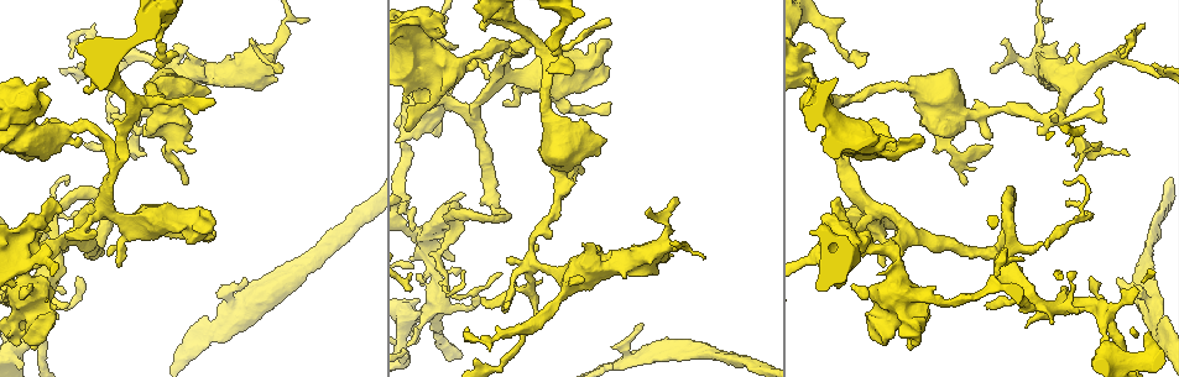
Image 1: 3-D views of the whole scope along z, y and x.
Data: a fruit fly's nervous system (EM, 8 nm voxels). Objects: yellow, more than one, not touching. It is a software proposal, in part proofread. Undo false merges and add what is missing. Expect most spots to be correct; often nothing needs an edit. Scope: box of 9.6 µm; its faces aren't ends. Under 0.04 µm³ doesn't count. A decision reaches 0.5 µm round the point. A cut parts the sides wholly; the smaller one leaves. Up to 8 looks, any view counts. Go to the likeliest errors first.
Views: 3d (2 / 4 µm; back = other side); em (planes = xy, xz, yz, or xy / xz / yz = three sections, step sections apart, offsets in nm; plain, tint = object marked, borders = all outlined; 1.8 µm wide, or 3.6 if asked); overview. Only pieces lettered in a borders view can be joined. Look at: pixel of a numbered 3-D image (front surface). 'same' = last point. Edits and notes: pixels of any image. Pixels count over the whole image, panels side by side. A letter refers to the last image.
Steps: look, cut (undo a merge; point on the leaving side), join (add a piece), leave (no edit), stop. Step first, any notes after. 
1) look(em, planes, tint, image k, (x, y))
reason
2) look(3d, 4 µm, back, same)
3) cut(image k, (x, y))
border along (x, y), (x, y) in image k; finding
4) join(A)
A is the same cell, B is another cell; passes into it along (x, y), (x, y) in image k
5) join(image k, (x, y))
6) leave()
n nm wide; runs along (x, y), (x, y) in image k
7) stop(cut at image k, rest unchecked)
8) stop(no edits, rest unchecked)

look(em, planes, plain, image 1, (237, 306))

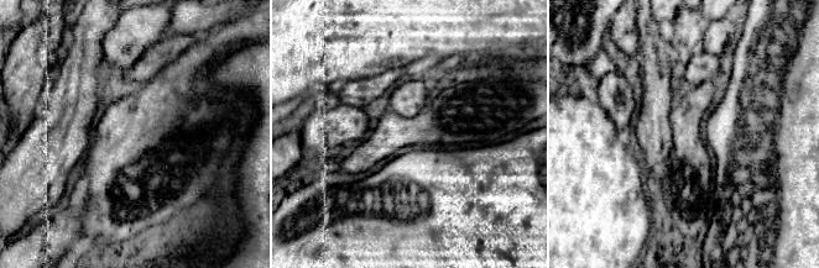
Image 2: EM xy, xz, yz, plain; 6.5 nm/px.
look(em, planes, borders, same)

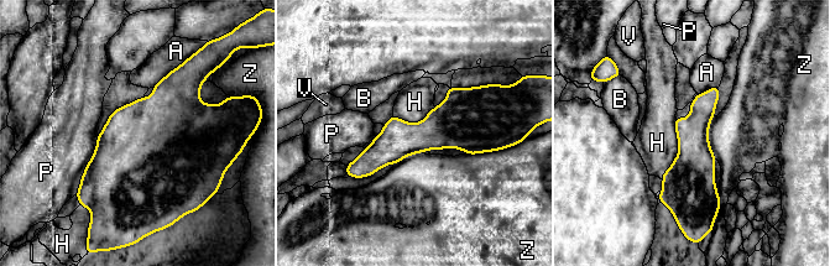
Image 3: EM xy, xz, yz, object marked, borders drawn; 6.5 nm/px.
leave()
260 nm wide; A, B, H, P, V and Z are other cells; border along (675, 118), (677, 156), (661, 178) in image 3; continuous, no second neuron

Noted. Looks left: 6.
look(em, planes, borders, image 1, (1104, 315))
calibre changes

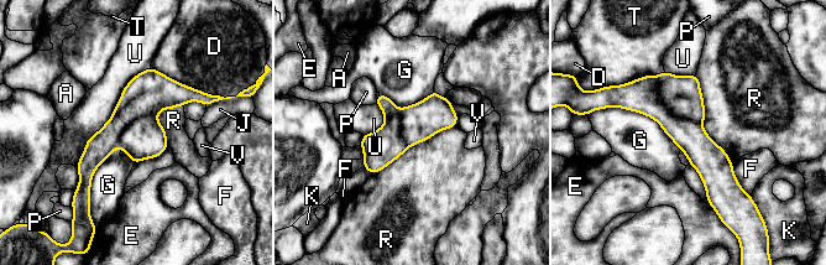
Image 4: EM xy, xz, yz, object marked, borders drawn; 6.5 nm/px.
leave()
A, D, E, F, G, J, K, P, R, T, U and V are other cells; border along (695, 74), (702, 129), (732, 162) in image 4; all the same neuron

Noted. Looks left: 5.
look(em, 3.6 µm, xz, step 8, tint, image 1, (18, 255))
calibre changes

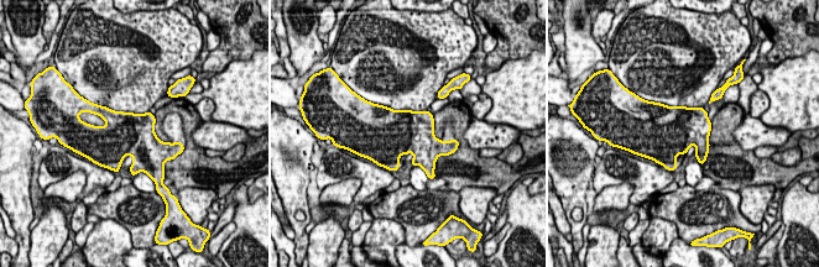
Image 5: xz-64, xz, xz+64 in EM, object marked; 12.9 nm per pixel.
look(em, 3.6 µm, planes, tint, same)
another direction

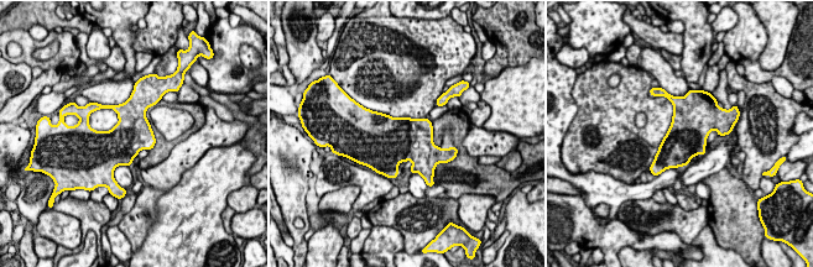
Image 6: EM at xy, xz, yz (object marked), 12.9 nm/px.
look(em, 3.6 µm, planes, borders, same)
what lies round it

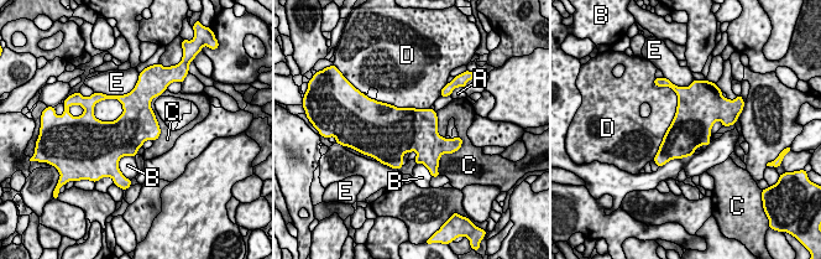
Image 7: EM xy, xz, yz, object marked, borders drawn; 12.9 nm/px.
leave()
480 nm wide; A, B, C, D and E are other cells; border along (673, 89), (676, 112), (655, 155) in image 7; continuous, no second neuron

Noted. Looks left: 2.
stop(no edits, rest unchecked)

